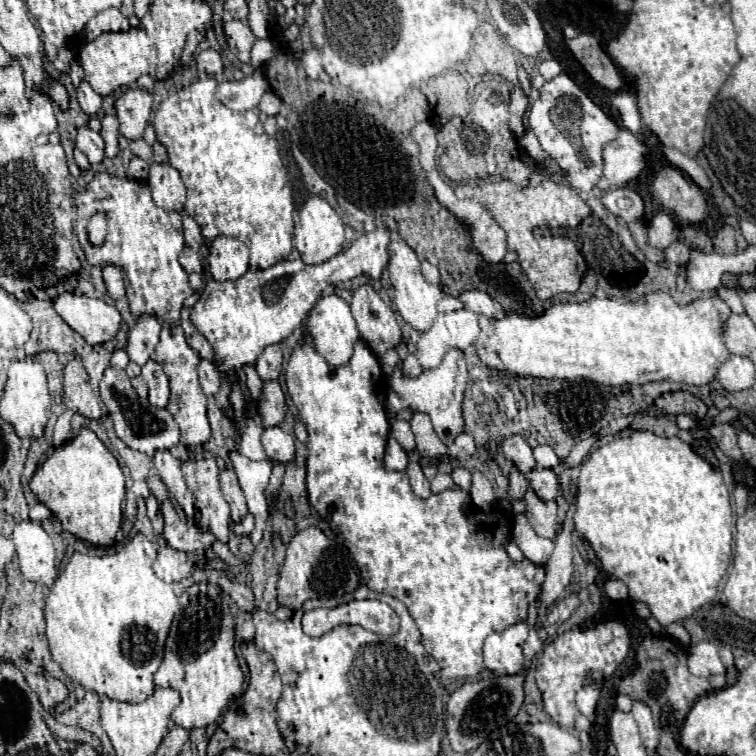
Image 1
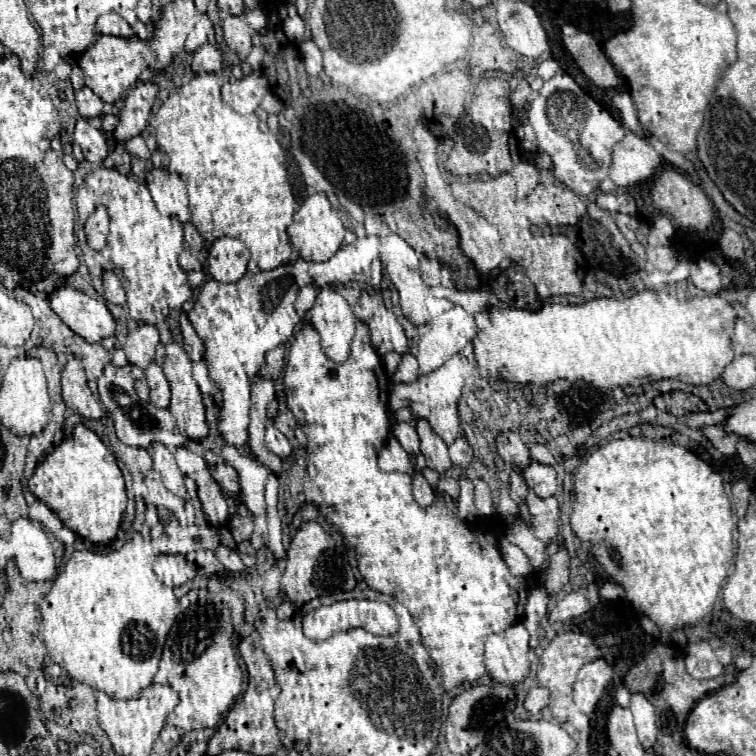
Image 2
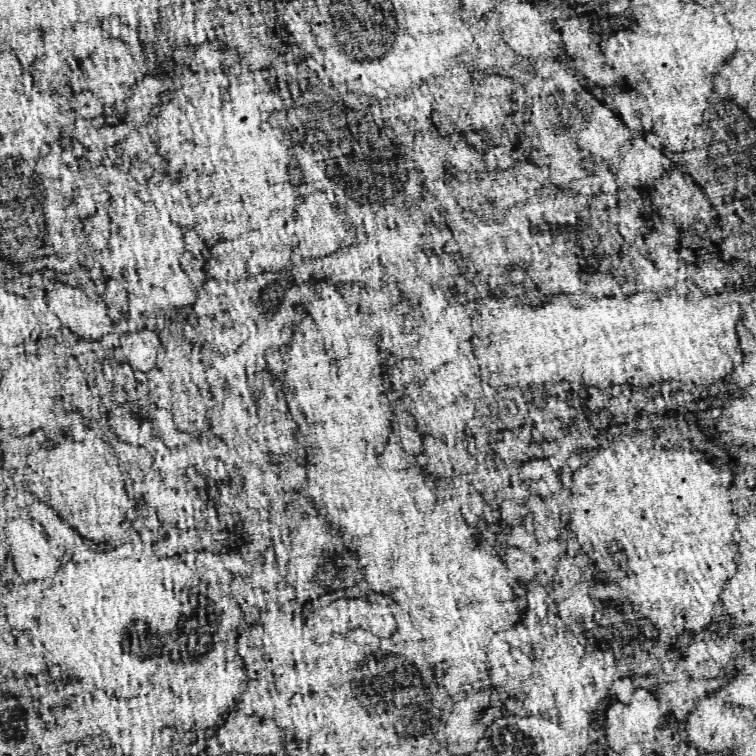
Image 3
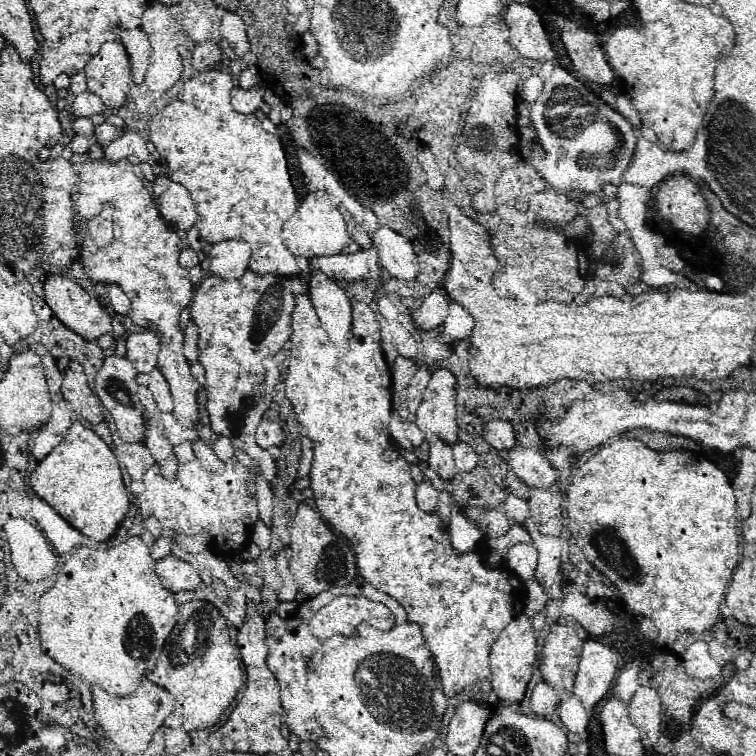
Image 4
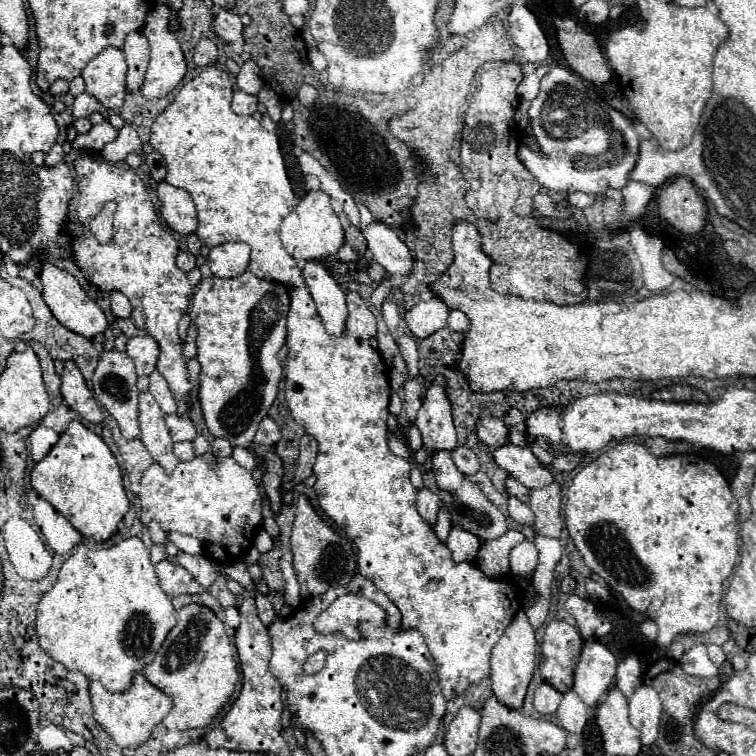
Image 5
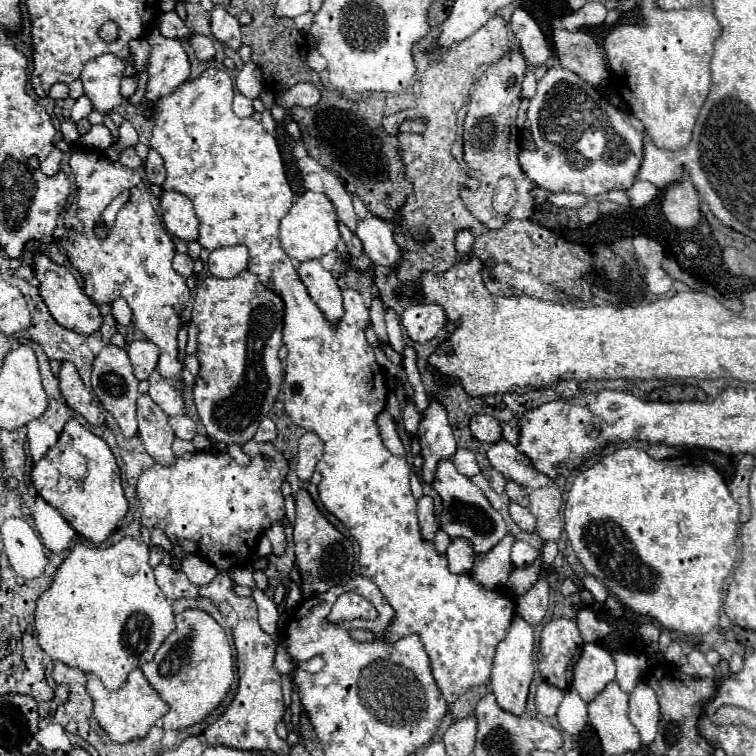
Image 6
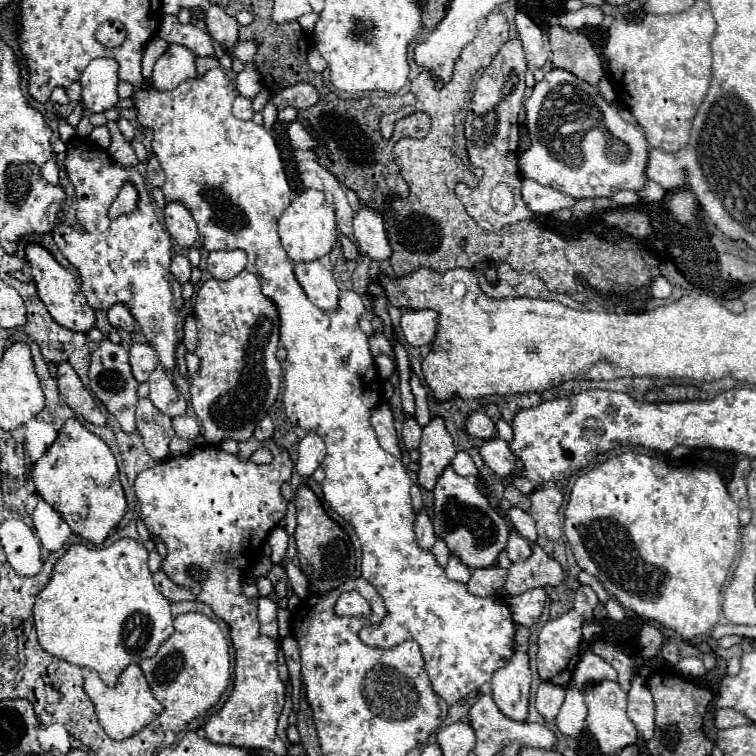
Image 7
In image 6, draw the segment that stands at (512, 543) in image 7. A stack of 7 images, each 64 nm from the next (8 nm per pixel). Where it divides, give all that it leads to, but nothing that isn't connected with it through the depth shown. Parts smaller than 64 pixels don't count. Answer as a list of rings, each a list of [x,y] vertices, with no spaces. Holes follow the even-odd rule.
[[[518,540],[518,542],[512,546],[512,564],[514,564],[514,568],[526,568],[526,566],[530,566],[538,556],[540,556],[540,550],[528,546],[528,542],[524,542],[524,540]]]

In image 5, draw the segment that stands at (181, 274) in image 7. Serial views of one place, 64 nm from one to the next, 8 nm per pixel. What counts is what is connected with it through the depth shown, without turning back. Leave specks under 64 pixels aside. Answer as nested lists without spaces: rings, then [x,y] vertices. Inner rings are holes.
[[[180,252],[176,256],[176,264],[184,270],[184,272],[190,272],[194,266],[196,266],[196,256],[190,254],[190,252]]]

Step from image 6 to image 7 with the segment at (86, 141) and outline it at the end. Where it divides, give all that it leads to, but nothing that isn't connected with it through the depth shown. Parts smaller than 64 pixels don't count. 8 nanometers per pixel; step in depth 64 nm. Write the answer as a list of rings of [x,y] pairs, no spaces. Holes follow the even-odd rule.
[[[98,126],[98,128],[94,128],[94,130],[90,132],[88,140],[96,142],[96,144],[102,146],[102,148],[108,148],[108,146],[110,146],[110,132],[108,132],[106,126]]]

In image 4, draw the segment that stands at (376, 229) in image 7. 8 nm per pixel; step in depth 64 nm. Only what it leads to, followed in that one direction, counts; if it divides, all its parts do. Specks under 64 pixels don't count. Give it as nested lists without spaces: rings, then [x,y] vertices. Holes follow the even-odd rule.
[[[380,228],[372,234],[372,242],[378,248],[380,266],[394,278],[414,280],[418,276],[418,256],[412,242],[392,228]]]

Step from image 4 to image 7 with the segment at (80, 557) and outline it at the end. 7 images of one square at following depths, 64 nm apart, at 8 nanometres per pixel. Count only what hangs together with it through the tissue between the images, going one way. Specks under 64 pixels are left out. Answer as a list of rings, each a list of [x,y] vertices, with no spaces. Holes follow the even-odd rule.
[[[122,538],[108,548],[72,544],[56,562],[48,586],[36,596],[34,626],[40,646],[54,658],[98,672],[108,686],[118,684],[118,676],[124,672],[124,668],[128,668],[128,664],[140,664],[144,658],[152,658],[160,644],[174,632],[174,626],[170,602],[164,600],[164,596],[156,590],[146,562],[148,550],[142,542],[132,538]]]

